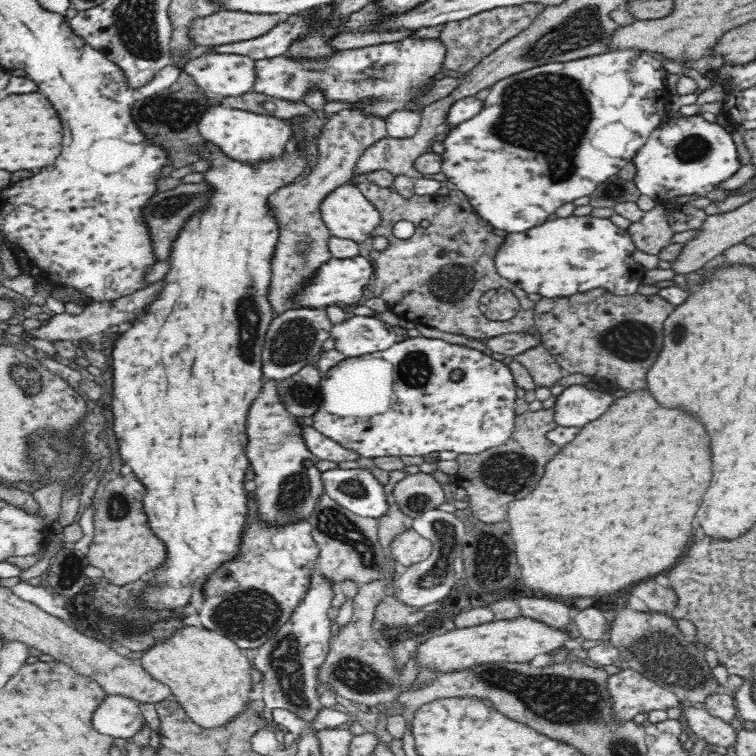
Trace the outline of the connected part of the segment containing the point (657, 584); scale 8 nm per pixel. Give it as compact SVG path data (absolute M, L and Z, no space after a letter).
M659 574L654 580L644 580L634 584L630 594L643 600L649 610L671 614L672 608L677 603L677 596L671 589L668 577Z

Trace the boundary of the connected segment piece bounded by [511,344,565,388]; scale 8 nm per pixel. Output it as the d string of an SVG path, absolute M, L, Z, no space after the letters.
M541 344L534 345L523 353L514 355L511 360L520 362L528 370L536 388L540 386L551 388L565 374L555 357Z

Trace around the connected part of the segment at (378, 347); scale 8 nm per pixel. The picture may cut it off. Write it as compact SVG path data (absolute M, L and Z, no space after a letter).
M354 315L340 324L333 324L329 336L334 339L334 349L341 352L345 358L383 351L398 342L392 325L370 316Z

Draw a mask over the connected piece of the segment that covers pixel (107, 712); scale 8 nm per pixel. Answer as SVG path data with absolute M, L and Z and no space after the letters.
M106 695L92 715L92 726L100 733L116 737L134 736L146 722L134 699L122 695Z

